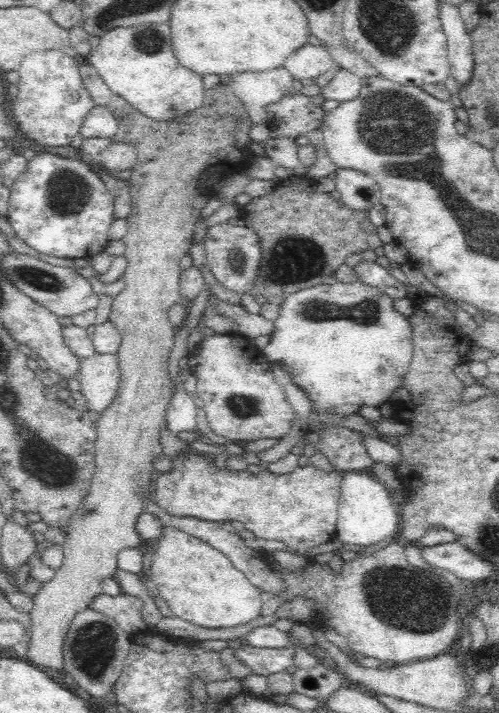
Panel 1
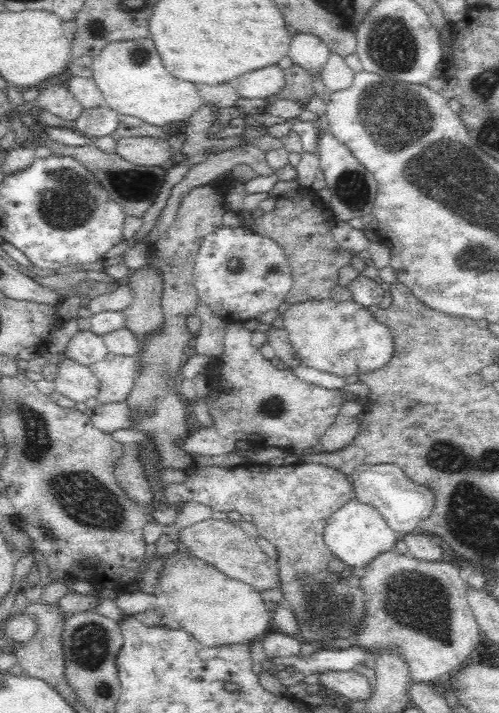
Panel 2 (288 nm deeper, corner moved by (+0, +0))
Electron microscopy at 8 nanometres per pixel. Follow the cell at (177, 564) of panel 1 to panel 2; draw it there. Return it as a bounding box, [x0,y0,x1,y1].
[158,542,274,648]

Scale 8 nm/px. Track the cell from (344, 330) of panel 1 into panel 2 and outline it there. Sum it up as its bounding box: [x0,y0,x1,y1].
[284,300,394,378]

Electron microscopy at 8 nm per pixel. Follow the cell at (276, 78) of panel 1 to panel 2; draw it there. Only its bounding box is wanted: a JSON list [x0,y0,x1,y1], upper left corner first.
[228,64,286,100]

